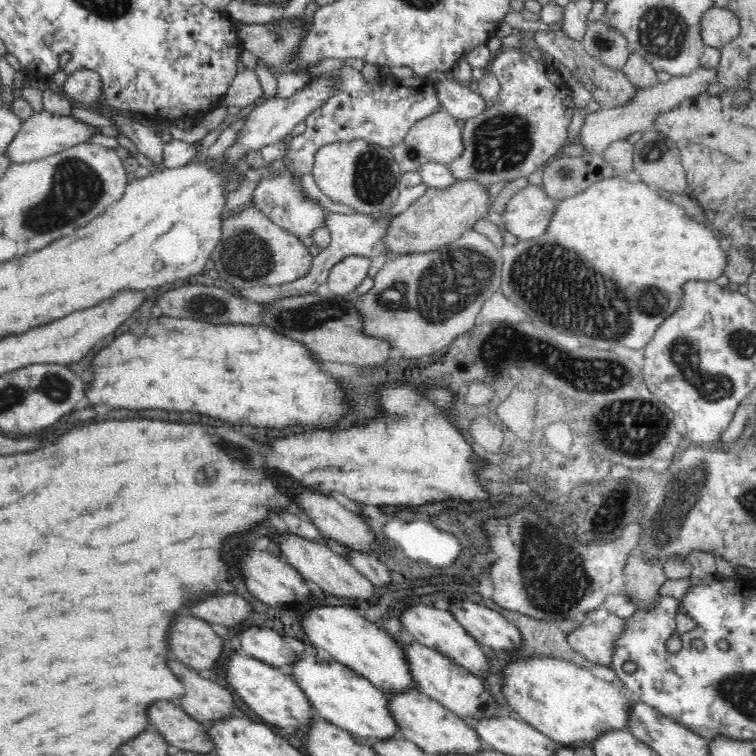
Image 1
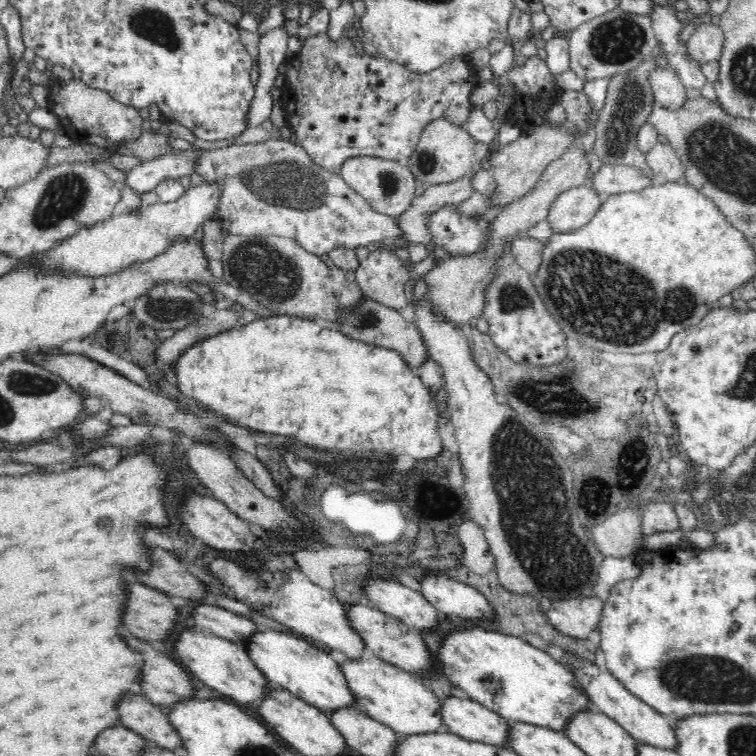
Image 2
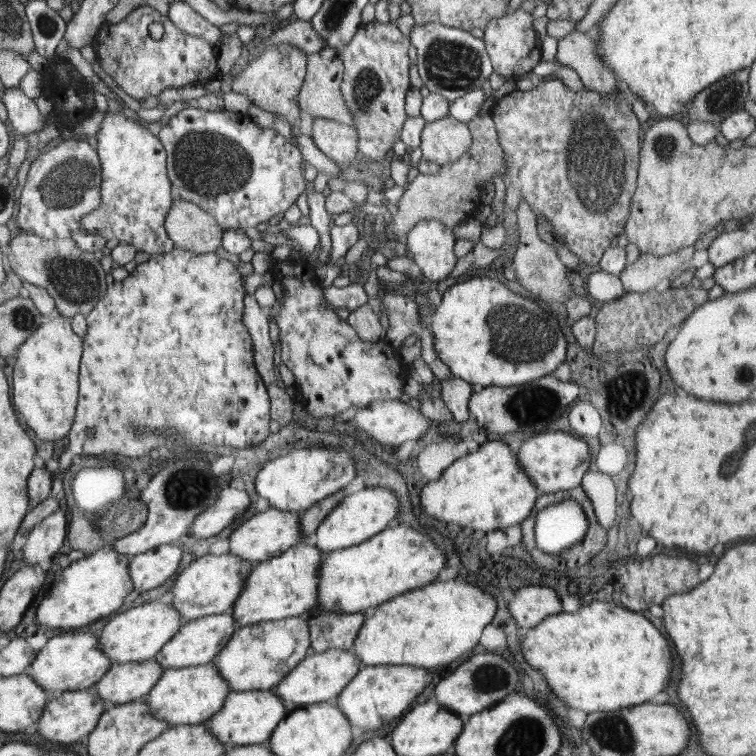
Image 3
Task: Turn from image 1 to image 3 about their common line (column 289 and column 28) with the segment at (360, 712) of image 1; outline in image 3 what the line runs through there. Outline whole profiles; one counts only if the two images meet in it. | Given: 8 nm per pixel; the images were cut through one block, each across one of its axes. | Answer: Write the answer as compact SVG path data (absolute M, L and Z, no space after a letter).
M69 632L49 639L40 649L28 670L28 675L48 689L50 694L57 695L62 691L84 690L100 681L111 668L110 657L100 647L98 637L92 633Z

